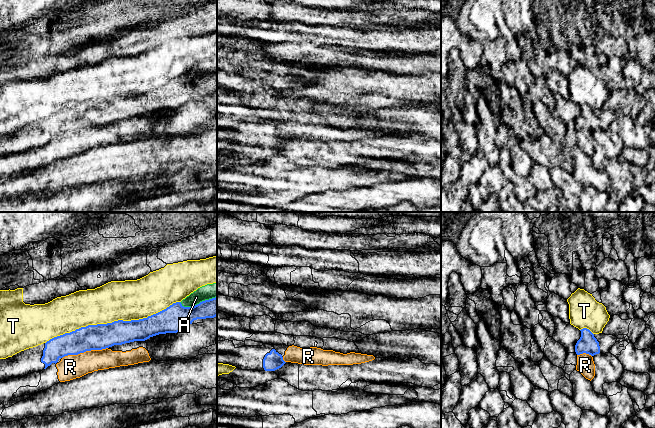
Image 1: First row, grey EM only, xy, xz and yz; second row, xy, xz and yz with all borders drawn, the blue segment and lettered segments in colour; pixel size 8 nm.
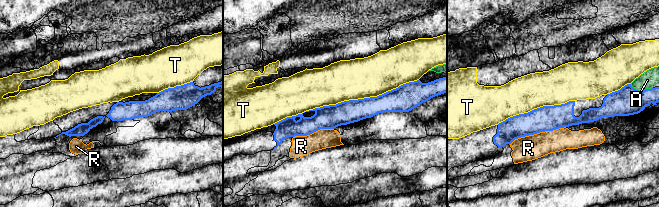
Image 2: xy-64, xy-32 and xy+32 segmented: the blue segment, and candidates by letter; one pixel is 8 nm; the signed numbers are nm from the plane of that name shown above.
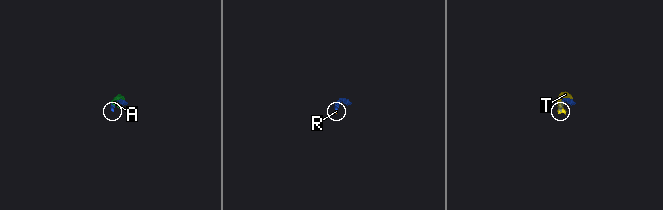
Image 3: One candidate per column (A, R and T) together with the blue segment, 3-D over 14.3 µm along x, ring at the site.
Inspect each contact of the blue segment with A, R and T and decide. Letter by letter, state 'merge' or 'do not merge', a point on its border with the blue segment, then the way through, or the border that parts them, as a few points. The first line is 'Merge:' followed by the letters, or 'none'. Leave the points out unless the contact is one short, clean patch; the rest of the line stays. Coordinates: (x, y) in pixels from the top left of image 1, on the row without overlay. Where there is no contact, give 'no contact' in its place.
Merge: none
A: do not merge | xy (199, 79)
R: do not merge | xy (84, 127) | along xy (107, 123), (86, 126), (77, 130), (68, 130), (62, 134)
T: do not merge | xy (112, 98)

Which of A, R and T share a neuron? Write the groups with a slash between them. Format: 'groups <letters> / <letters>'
groups A / R / T

